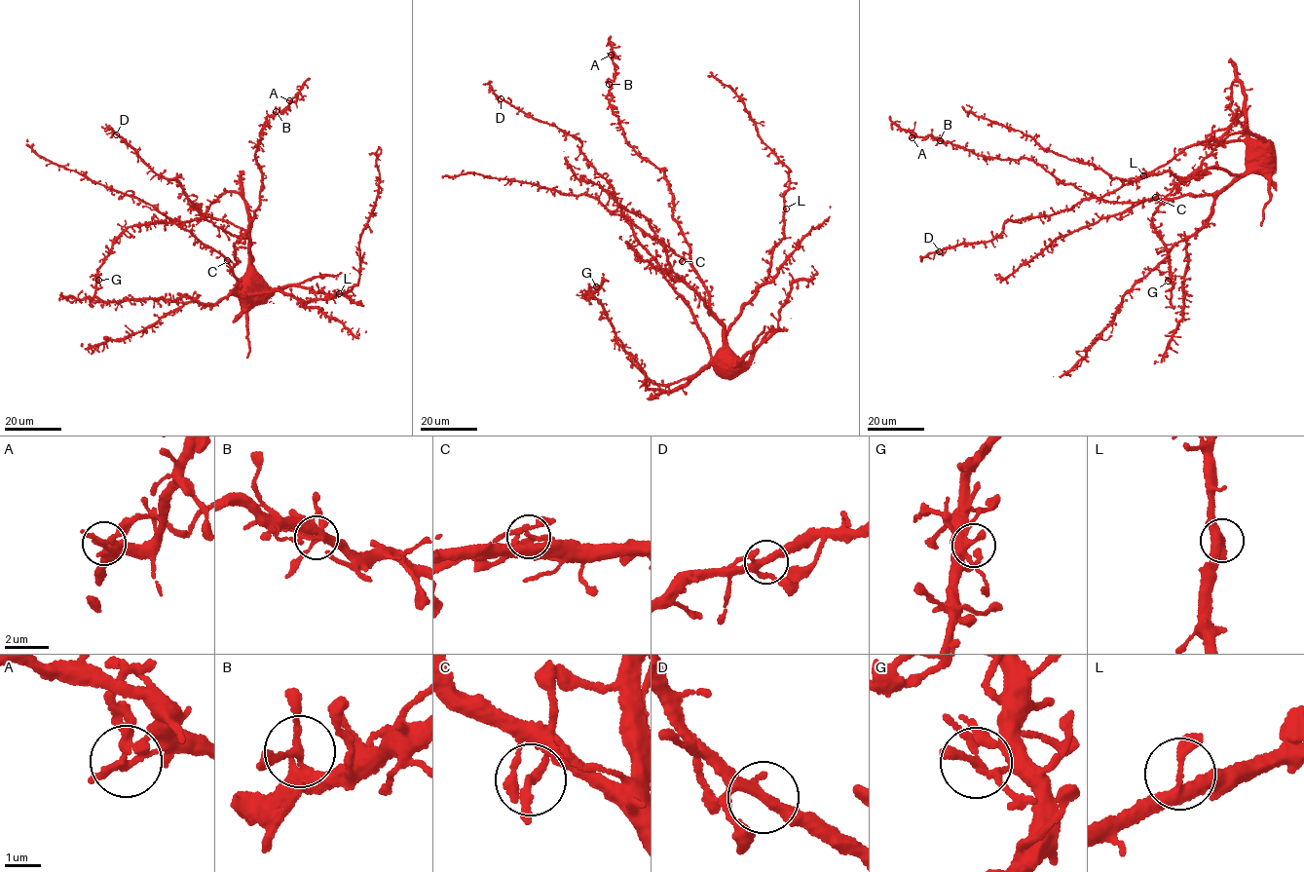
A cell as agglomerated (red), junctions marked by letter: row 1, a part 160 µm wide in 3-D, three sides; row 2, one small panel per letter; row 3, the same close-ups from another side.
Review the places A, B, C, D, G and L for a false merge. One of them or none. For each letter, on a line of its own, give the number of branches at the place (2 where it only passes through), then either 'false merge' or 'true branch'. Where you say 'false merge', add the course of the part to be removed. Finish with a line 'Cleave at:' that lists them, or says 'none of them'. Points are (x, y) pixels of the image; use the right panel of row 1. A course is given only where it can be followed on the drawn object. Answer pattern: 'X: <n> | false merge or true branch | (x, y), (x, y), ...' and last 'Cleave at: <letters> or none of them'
A: 3 | false merge | (912, 137), (915, 121)
B: 4 | true branch
C: 3 | true branch
D: 3 | true branch
G: 3 | true branch
L: 3 | true branch
Cleave at: A

